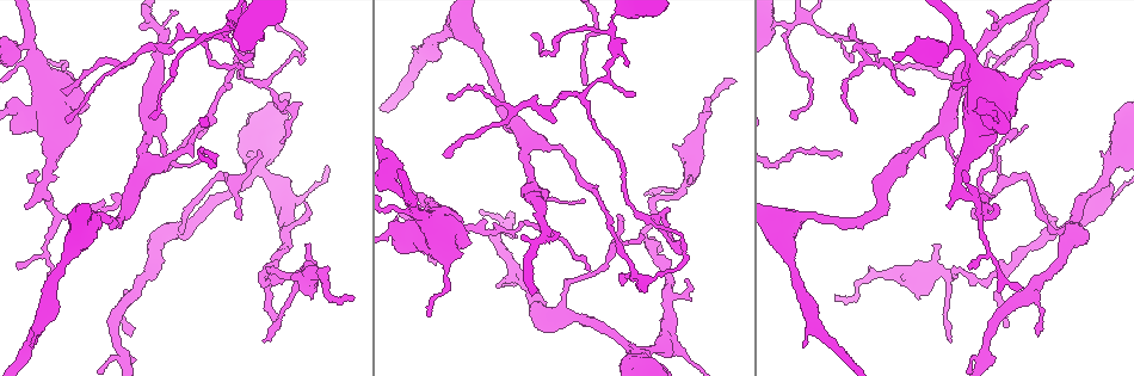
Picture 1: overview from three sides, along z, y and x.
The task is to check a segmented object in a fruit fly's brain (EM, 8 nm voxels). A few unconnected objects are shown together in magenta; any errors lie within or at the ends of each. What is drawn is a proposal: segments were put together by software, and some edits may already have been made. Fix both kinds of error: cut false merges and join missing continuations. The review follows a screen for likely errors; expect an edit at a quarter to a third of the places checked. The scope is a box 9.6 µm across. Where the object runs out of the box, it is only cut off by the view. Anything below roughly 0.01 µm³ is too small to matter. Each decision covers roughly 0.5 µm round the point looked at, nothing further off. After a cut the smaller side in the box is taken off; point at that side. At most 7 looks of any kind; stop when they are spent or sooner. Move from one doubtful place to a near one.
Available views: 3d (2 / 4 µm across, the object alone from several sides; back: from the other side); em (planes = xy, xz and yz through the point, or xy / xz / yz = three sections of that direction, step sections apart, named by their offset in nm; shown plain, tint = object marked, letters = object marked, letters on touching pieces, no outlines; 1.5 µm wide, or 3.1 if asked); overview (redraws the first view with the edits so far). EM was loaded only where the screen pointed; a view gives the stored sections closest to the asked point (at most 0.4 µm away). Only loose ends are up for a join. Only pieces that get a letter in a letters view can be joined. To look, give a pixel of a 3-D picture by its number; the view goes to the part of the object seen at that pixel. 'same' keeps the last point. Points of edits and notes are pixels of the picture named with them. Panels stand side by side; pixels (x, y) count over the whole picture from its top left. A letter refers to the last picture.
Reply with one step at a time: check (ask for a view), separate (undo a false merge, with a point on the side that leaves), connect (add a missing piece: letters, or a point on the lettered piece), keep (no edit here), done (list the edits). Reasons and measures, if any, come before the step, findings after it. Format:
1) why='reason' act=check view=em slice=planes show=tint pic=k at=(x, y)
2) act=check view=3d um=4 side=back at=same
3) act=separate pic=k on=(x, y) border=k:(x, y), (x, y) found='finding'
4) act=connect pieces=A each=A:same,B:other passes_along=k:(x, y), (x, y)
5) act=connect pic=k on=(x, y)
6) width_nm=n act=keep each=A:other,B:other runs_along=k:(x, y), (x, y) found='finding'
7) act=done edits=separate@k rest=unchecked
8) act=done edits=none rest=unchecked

why='an open end' act=check view=3d um=4 pic=1 at=(1040, 79)

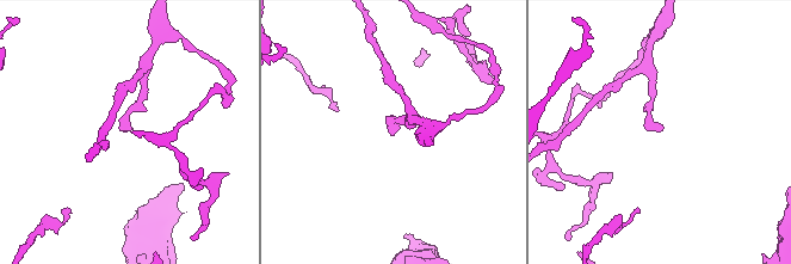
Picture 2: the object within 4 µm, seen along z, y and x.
why='now the EM' act=check view=em slice=planes show=tint pic=2 at=(126, 129)

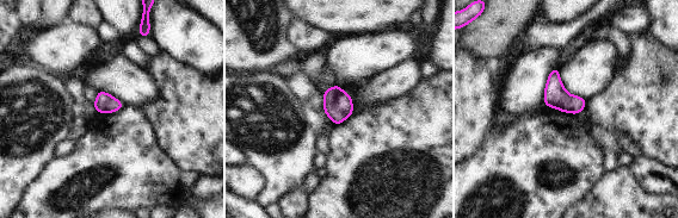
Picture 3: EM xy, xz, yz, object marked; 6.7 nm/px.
why='see the neighbours' act=check view=em slice=planes show=letters at=same

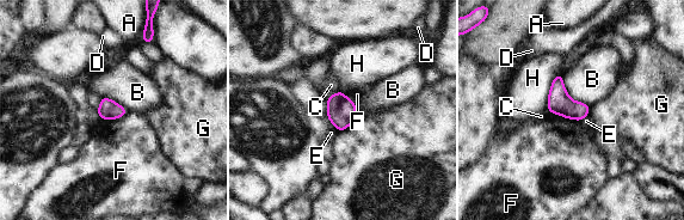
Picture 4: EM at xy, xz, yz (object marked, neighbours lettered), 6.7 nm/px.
act=keep each=A:other,B:other,C:other,D:other,E:other,F:other,G:other,H:other border=4:(549, 111), (580, 122) found='none of them fits'

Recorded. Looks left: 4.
why='tapers out' act=check view=em slice=planes show=tint pic=1 at=(661, 251)

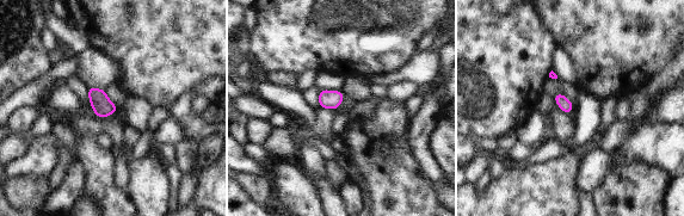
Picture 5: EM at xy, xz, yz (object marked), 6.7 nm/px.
why='what lies round it' act=check view=em slice=planes show=letters at=same

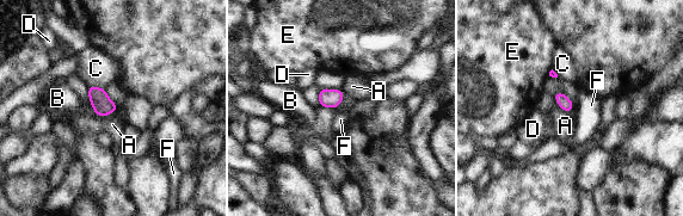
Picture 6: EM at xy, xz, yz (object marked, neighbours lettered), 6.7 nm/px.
width_nm=90 act=keep each=A:other,B:other,C:other,D:other,E:other,F:other border=6:(118, 106), (102, 117) found='none of them fits'

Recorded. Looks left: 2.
why='thin end' act=check view=3d um=2 pic=1 at=(974, 217)

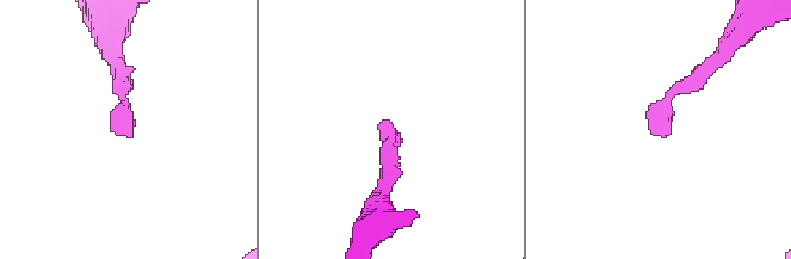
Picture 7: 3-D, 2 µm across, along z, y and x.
act=check view=em slice=planes show=letters pic=7 at=(651, 132)

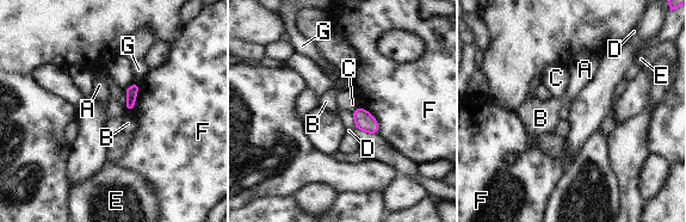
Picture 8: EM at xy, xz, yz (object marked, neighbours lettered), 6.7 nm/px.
longest_contact=F:240nm act=keep each=A:other,B:other,C:other,D:other,E:other,F:other,G:other found='none of them fits'

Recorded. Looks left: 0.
act=done edits=none rest=unchecked

